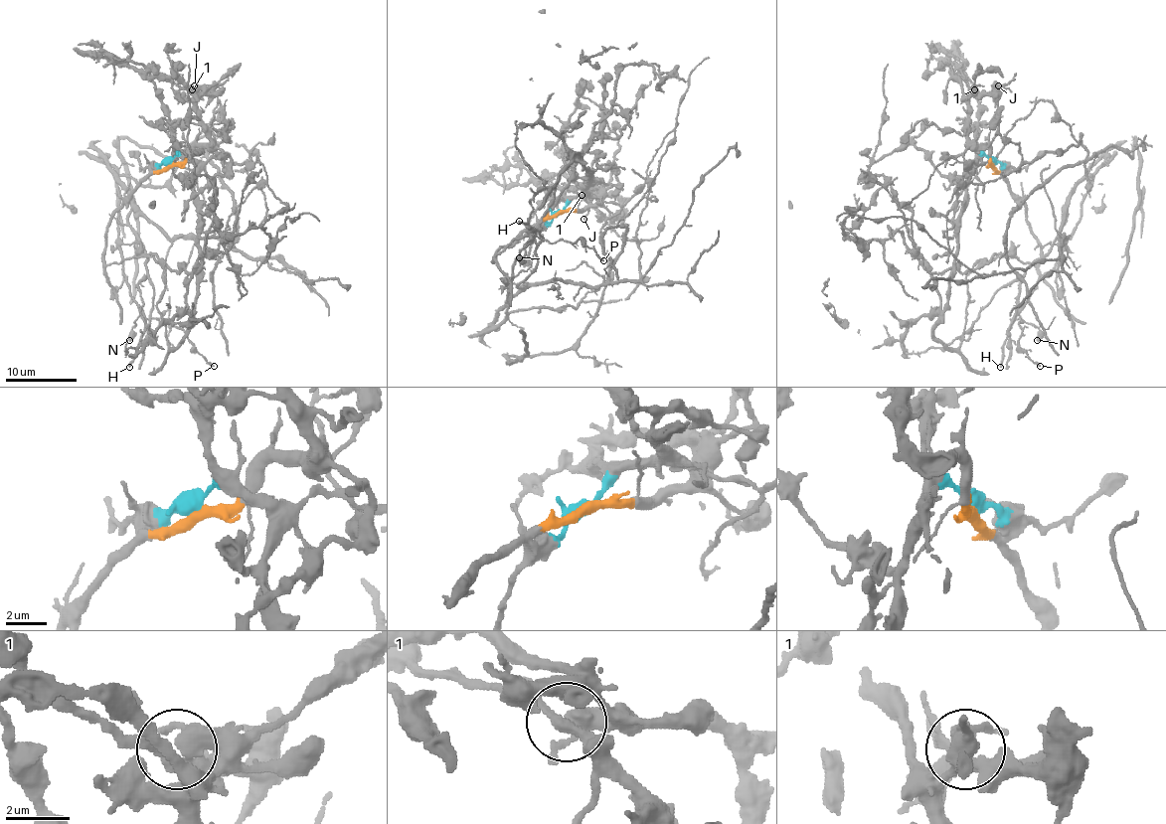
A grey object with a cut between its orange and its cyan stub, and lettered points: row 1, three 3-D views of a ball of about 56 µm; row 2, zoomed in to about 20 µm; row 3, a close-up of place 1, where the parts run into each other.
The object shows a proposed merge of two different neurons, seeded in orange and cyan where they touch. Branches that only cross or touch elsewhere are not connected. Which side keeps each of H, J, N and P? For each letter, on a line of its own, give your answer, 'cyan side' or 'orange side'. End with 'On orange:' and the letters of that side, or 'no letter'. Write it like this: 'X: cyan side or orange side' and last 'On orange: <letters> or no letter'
H: orange side
J: cyan side
N: orange side
P: orange side
On orange: H, N, P

